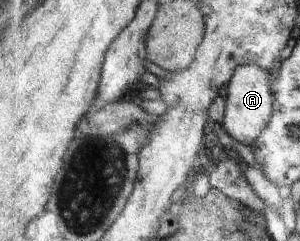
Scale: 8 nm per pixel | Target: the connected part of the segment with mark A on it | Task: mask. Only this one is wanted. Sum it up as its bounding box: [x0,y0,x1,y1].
[223,62,276,143]

